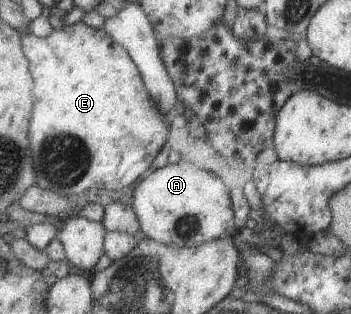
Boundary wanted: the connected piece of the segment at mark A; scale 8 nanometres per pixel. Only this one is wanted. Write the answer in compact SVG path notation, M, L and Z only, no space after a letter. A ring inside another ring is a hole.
M178 161L167 162L144 176L133 190L130 205L146 237L168 246L193 247L240 233L241 228L234 224L230 203L229 191L217 175Z

